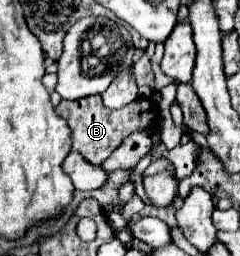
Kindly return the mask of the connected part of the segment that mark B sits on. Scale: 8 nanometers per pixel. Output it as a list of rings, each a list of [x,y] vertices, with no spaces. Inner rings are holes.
[[[93,95],[81,101],[61,101],[55,111],[69,123],[73,131],[73,151],[81,153],[85,161],[89,161],[91,165],[101,165],[131,133],[141,131],[151,135],[157,129],[157,121],[161,119],[159,107],[151,97],[139,97],[123,109],[113,111],[103,105],[99,95]]]

